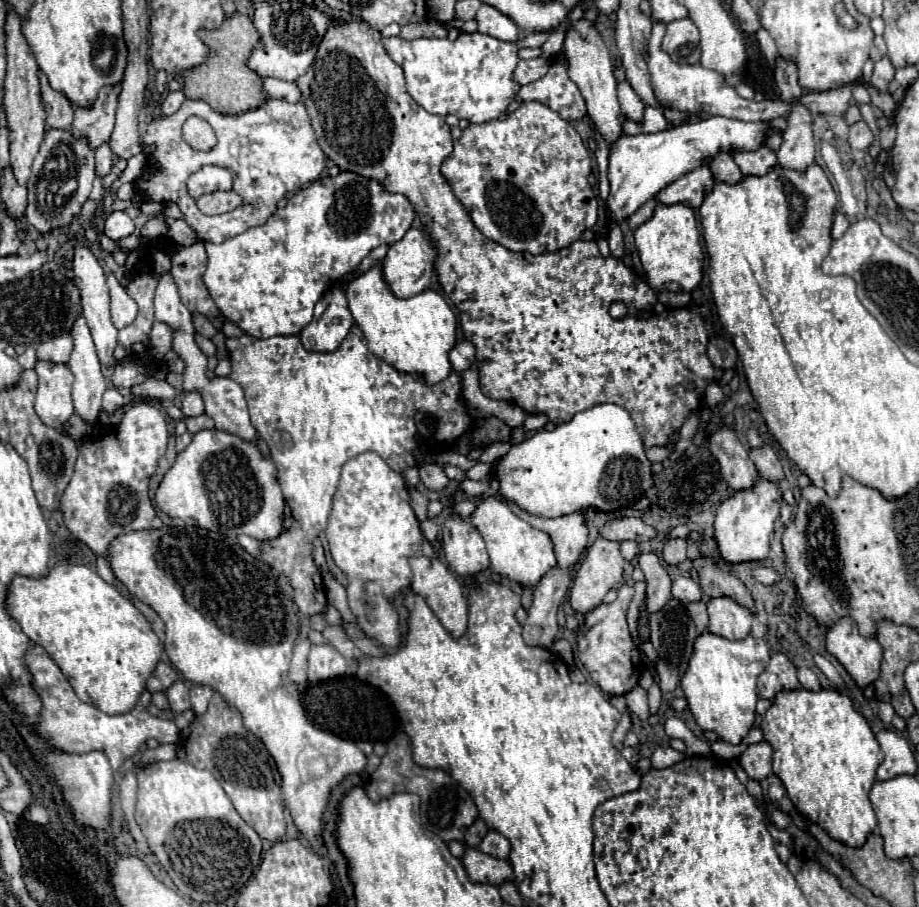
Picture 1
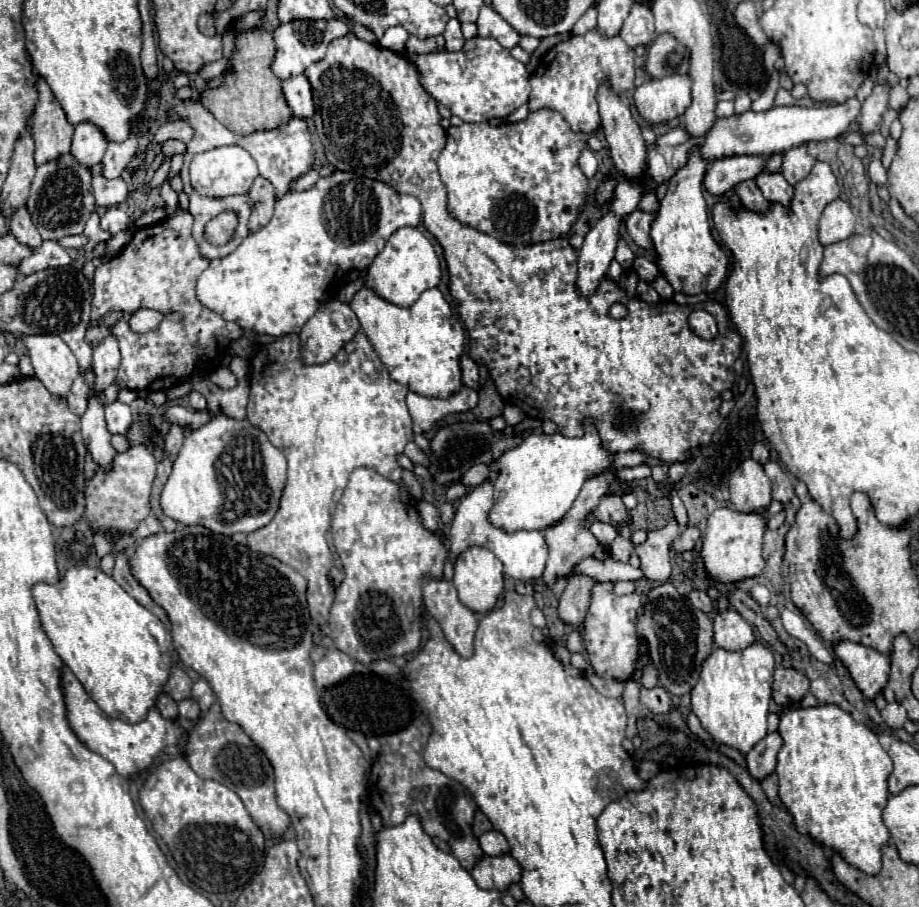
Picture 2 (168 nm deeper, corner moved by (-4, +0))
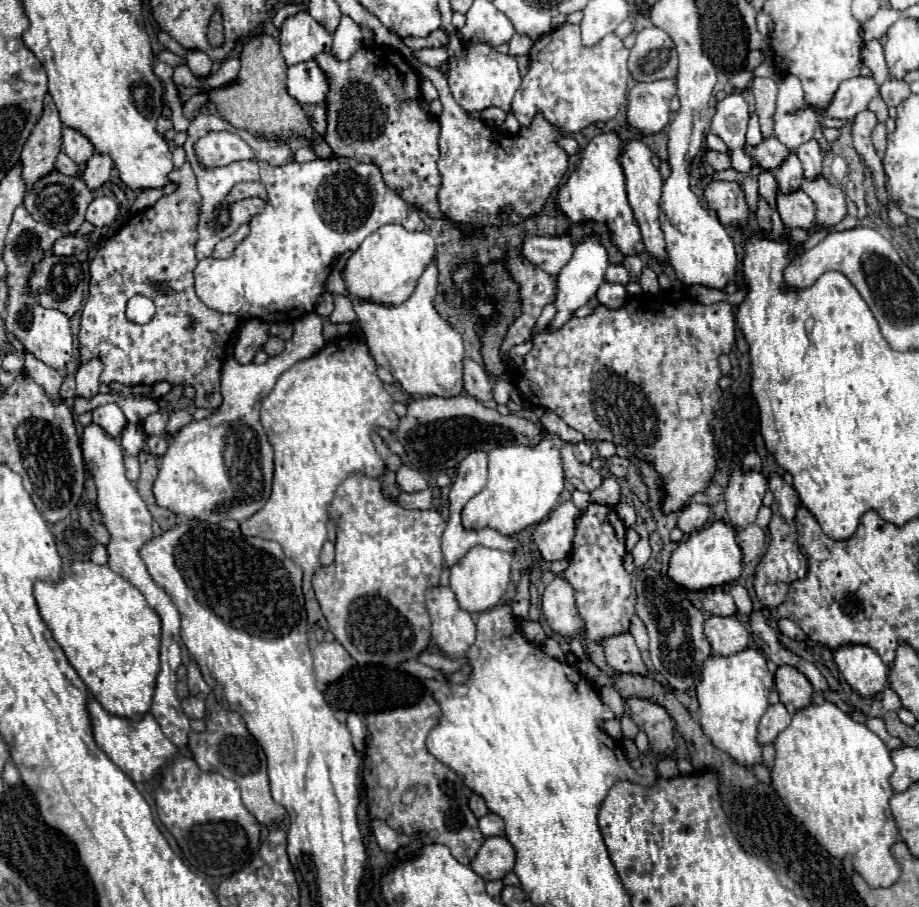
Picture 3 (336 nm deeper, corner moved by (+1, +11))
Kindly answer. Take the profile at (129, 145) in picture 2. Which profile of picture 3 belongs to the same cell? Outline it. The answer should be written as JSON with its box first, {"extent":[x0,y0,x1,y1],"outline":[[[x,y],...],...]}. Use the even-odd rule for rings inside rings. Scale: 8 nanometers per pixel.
{"extent":[82,154,112,190],"outline":[[[94,154],[88,162],[86,162],[86,170],[82,174],[82,180],[86,182],[86,186],[90,190],[96,190],[100,188],[108,176],[110,176],[110,170],[112,170],[112,160],[108,156],[102,156],[102,154]]]}

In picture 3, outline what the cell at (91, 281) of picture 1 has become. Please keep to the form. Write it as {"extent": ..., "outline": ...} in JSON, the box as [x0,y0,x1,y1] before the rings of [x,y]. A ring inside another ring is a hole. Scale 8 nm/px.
{"extent":[76,360,102,400],"outline":[[[92,360],[88,364],[82,364],[76,372],[76,394],[90,400],[98,394],[100,386],[100,374],[102,374],[102,362]]]}

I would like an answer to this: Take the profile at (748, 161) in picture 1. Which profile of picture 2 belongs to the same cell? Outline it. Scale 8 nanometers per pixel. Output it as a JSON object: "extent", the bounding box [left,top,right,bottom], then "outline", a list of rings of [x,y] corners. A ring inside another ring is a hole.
{"extent":[755,171,791,203],"outline":[[[761,171],[755,177],[757,187],[761,189],[763,197],[771,203],[789,203],[791,201],[791,185],[781,173]]]}

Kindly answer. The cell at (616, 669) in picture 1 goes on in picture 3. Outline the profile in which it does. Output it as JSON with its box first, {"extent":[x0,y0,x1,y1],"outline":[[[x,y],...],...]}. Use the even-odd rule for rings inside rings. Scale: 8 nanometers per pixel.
{"extent":[562,502,636,668],"outline":[[[590,502],[588,508],[578,516],[572,538],[572,550],[568,554],[568,568],[562,572],[564,580],[576,590],[576,606],[586,622],[586,650],[588,658],[598,668],[608,668],[600,640],[608,634],[626,632],[634,614],[636,596],[632,596],[632,576],[622,566],[626,526],[618,518],[616,510],[604,504]]]}

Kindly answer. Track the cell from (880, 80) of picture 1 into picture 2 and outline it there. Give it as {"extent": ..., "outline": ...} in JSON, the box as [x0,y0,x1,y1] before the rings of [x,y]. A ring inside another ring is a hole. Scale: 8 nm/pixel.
{"extent":[859,83,891,133],"outline":[[[877,83],[873,93],[865,99],[863,109],[861,109],[861,117],[859,117],[859,125],[861,125],[861,133],[873,133],[879,131],[881,127],[881,117],[887,111],[887,103],[889,103],[889,93],[891,93],[891,85],[889,83]]]}

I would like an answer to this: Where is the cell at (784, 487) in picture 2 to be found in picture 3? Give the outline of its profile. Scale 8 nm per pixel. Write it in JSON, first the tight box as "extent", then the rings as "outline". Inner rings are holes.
{"extent":[754,474,806,608],"outline":[[[772,474],[770,480],[768,480],[768,486],[774,494],[774,502],[770,506],[772,510],[772,520],[768,524],[768,534],[770,534],[770,542],[768,542],[768,550],[766,554],[762,556],[762,560],[758,562],[756,566],[756,572],[754,572],[754,590],[756,590],[756,596],[758,596],[758,602],[766,608],[776,608],[784,602],[786,598],[786,592],[788,592],[788,586],[802,578],[806,574],[806,560],[798,548],[798,542],[796,542],[796,510],[798,510],[798,496],[794,492],[792,486],[788,486],[780,476]]]}

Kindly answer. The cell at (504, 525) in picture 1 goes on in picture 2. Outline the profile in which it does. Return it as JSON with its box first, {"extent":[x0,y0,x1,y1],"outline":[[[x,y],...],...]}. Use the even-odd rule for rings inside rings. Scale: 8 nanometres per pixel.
{"extent":[451,481,547,581],"outline":[[[485,481],[479,487],[473,487],[465,499],[461,499],[455,519],[451,523],[451,563],[455,557],[465,551],[471,545],[487,547],[495,553],[495,557],[503,563],[503,573],[517,581],[533,581],[539,579],[543,573],[543,567],[547,563],[547,543],[541,531],[515,531],[507,533],[503,529],[497,529],[489,523],[489,511],[493,509],[493,485]]]}

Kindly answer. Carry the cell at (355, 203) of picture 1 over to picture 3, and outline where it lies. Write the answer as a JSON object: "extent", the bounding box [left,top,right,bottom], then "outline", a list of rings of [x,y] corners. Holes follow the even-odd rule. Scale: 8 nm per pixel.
{"extent":[194,158,424,322],"outline":[[[348,158],[312,160],[306,164],[286,162],[284,166],[270,166],[260,162],[260,182],[268,190],[268,204],[262,214],[250,222],[250,234],[240,242],[230,258],[204,258],[194,270],[196,294],[212,310],[236,314],[238,318],[260,318],[264,322],[294,322],[302,314],[316,308],[324,292],[324,280],[336,256],[356,250],[366,236],[384,224],[400,224],[406,230],[424,230],[418,212],[410,210],[398,192],[386,188],[380,170],[374,164],[358,164]]]}

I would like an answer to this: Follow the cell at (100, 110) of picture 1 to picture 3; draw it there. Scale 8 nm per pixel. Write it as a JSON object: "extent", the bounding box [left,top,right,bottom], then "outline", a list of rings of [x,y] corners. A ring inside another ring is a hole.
{"extent":[62,128,94,164],"outline":[[[64,128],[62,130],[62,150],[76,164],[86,164],[90,160],[90,156],[94,154],[94,146],[90,144],[90,140],[74,128]]]}

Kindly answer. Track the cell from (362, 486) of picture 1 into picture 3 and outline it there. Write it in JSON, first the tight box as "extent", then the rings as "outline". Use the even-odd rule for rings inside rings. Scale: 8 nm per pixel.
{"extent":[312,474,444,666],"outline":[[[354,474],[348,476],[336,490],[330,506],[330,516],[338,520],[336,558],[330,566],[316,570],[312,588],[322,614],[328,620],[328,630],[348,650],[358,664],[400,666],[416,660],[430,644],[430,616],[426,612],[426,590],[438,586],[442,572],[440,538],[444,532],[444,518],[434,510],[404,510],[382,494],[378,478]]]}

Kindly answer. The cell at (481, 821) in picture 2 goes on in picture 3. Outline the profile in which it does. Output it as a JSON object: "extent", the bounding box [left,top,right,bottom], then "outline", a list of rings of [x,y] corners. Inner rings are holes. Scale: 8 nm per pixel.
{"extent":[470,794,488,818],"outline":[[[472,794],[472,796],[470,796],[470,810],[472,810],[478,818],[482,818],[482,816],[488,812],[488,806],[486,806],[486,802],[484,802],[482,796]]]}

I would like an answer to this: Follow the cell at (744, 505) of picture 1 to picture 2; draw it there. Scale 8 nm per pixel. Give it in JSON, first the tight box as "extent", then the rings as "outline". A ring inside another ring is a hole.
{"extent":[701,507,769,583],"outline":[[[729,507],[715,509],[709,517],[703,551],[701,551],[707,573],[711,573],[713,579],[719,579],[723,583],[735,583],[739,579],[759,575],[765,567],[763,535],[767,531],[767,523],[769,523],[769,515],[765,511],[743,513]]]}

